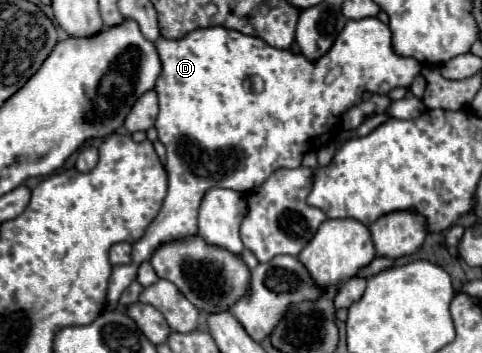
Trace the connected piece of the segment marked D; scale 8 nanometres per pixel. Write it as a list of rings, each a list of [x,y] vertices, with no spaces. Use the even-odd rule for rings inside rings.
[[[378,18],[348,20],[332,48],[316,60],[308,60],[302,52],[294,54],[292,50],[268,46],[256,36],[246,36],[238,30],[228,30],[224,26],[192,30],[178,40],[168,40],[160,36],[156,40],[156,50],[162,60],[162,72],[154,86],[160,104],[156,130],[158,140],[166,146],[168,194],[164,198],[160,214],[154,218],[144,238],[132,246],[132,264],[116,266],[112,270],[106,296],[110,310],[116,310],[116,298],[120,298],[122,290],[128,288],[130,282],[136,278],[138,264],[148,260],[152,250],[156,250],[160,242],[184,238],[198,232],[196,216],[200,198],[206,194],[206,190],[210,190],[212,186],[220,186],[248,192],[262,184],[274,170],[300,166],[308,150],[330,140],[332,132],[340,126],[342,116],[352,106],[360,104],[364,92],[388,94],[396,86],[408,88],[422,68],[422,64],[414,58],[402,58],[392,52],[390,30]],[[250,76],[262,78],[264,88],[260,92],[246,90],[244,82]]]

